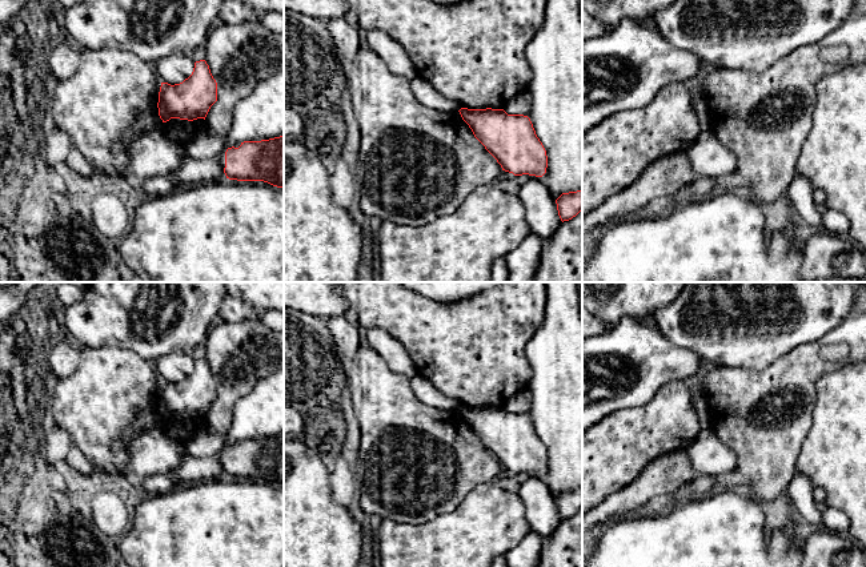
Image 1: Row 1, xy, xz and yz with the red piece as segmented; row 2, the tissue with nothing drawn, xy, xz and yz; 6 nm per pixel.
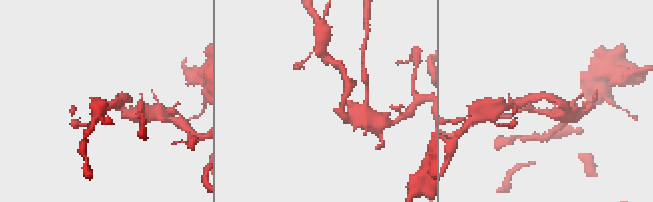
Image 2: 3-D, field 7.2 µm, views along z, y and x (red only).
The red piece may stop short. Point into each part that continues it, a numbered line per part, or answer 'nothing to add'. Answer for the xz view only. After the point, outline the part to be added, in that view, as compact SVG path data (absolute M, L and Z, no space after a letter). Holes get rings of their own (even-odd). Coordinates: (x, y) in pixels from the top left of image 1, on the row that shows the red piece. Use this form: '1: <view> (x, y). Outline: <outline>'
nothing to add

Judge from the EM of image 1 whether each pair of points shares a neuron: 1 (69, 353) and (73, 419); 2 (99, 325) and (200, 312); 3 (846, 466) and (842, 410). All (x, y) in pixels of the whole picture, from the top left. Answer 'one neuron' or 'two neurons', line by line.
1: two neurons
2: one neuron
3: one neuron

